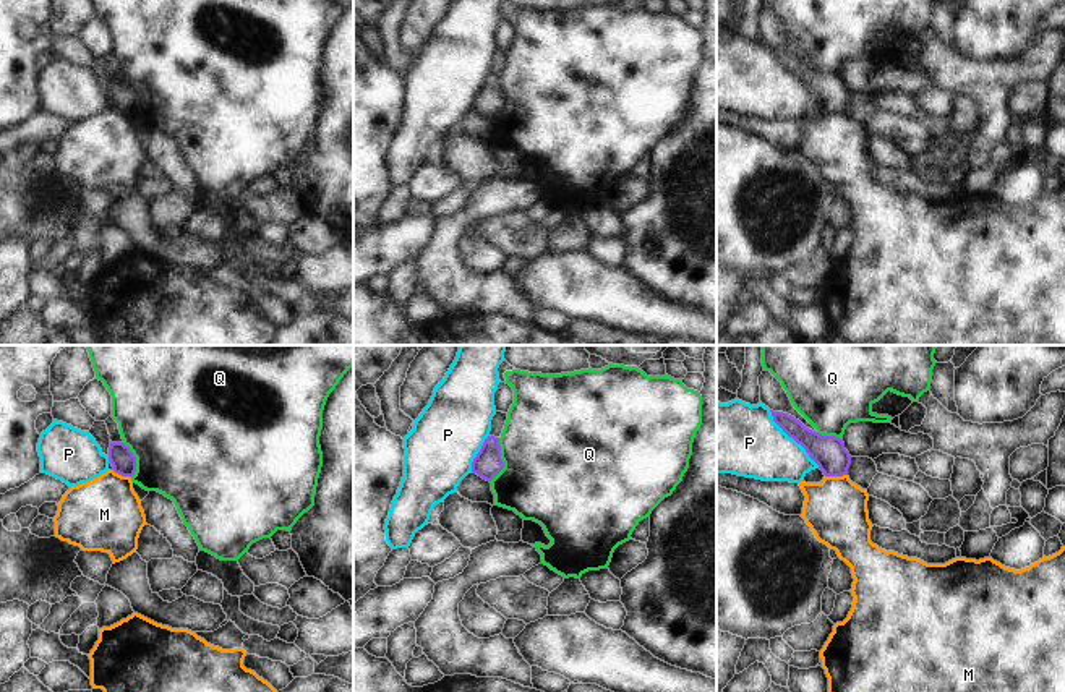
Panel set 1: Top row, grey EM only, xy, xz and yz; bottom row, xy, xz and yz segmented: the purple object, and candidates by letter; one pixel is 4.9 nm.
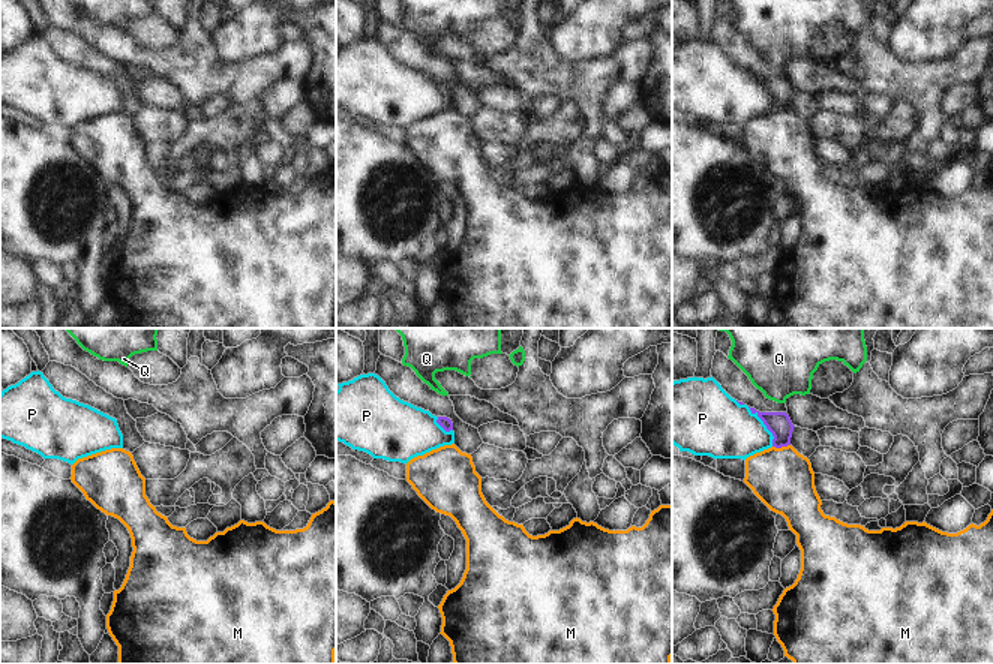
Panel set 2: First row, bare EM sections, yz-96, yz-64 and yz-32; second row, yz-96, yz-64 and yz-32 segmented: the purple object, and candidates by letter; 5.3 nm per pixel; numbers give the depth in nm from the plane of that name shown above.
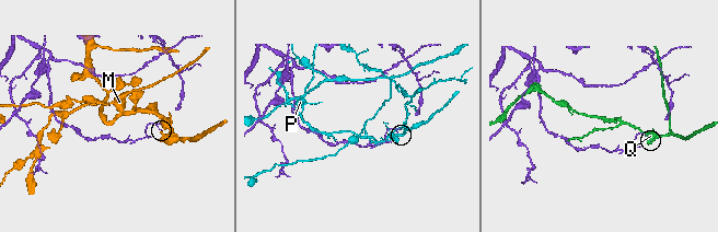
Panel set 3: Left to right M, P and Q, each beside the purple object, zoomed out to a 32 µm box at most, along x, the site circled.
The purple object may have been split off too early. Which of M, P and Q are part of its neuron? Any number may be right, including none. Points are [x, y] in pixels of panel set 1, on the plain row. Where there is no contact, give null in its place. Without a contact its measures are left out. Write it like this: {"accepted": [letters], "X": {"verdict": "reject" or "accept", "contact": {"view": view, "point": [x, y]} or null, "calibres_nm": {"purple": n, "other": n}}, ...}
{"accepted": [], "M": {"verdict": "reject", "contact": {"view": "yz", "point": [835, 112]}, "calibres_nm": {"purple": 170, "other": 300}}, "P": {"verdict": "reject", "contact": {"view": "yz", "point": [793, 75]}, "calibres_nm": {"purple": 170, "other": 360}}, "Q": {"verdict": "reject", "contact": {"view": "xz", "point": [501, 98]}, "calibres_nm": {"purple": 140, "other": 480}}}

